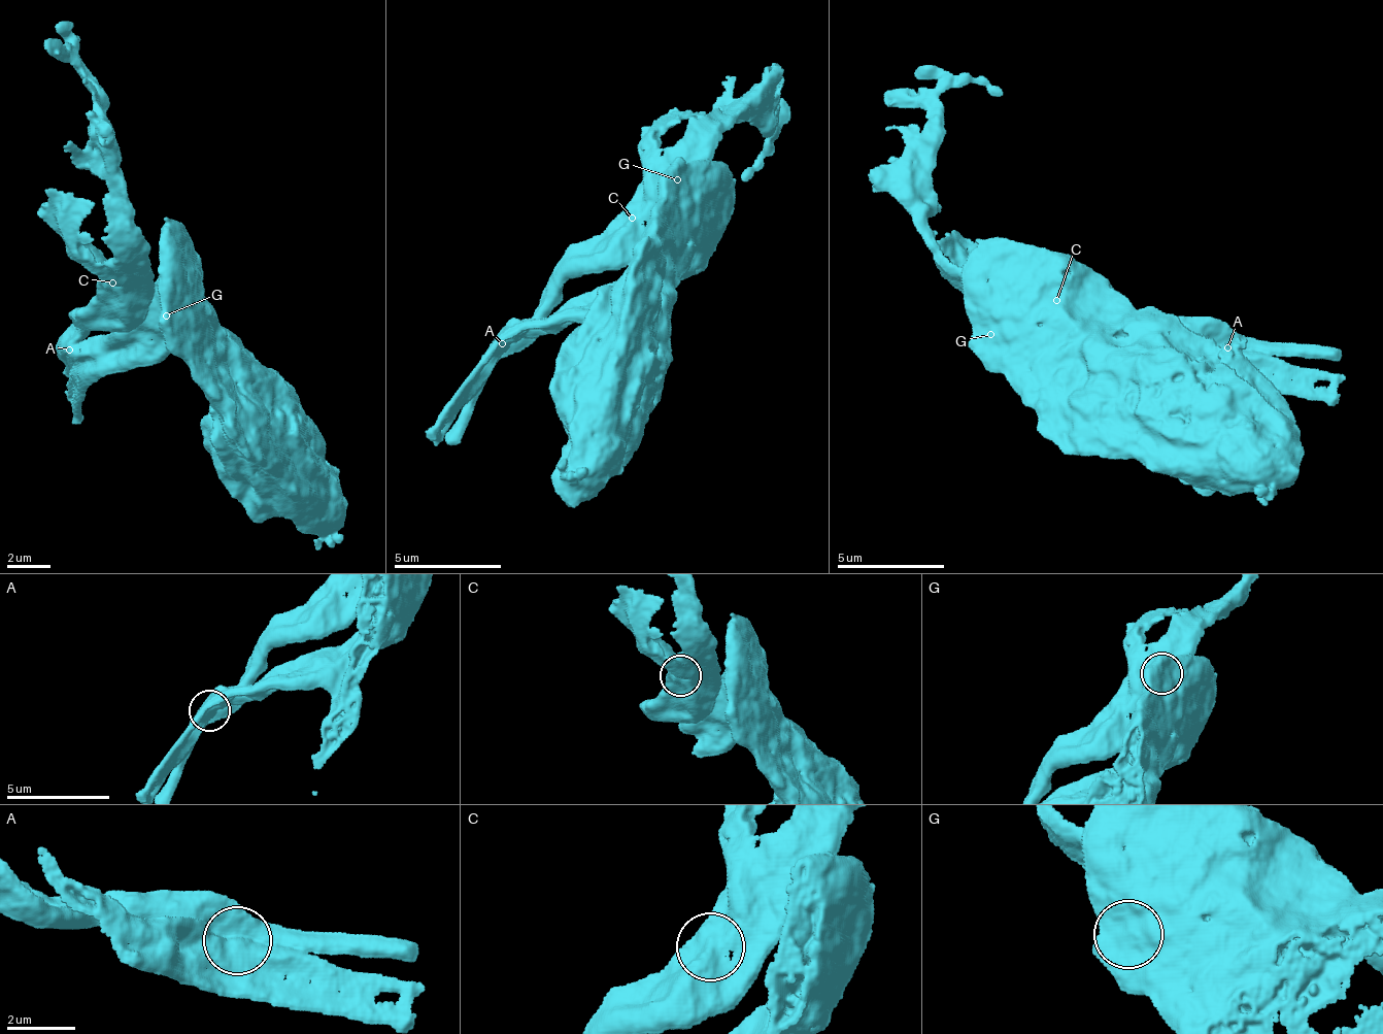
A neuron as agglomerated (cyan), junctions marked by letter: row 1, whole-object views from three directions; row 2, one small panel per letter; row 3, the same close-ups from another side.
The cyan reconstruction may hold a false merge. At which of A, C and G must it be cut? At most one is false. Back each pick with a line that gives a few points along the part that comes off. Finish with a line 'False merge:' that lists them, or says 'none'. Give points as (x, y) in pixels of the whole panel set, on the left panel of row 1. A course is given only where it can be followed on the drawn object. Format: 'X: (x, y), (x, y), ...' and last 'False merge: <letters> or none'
A: (68, 351), (91, 323), (121, 239), (107, 184), (102, 88), (76, 44), (73, 62)
False merge: A

